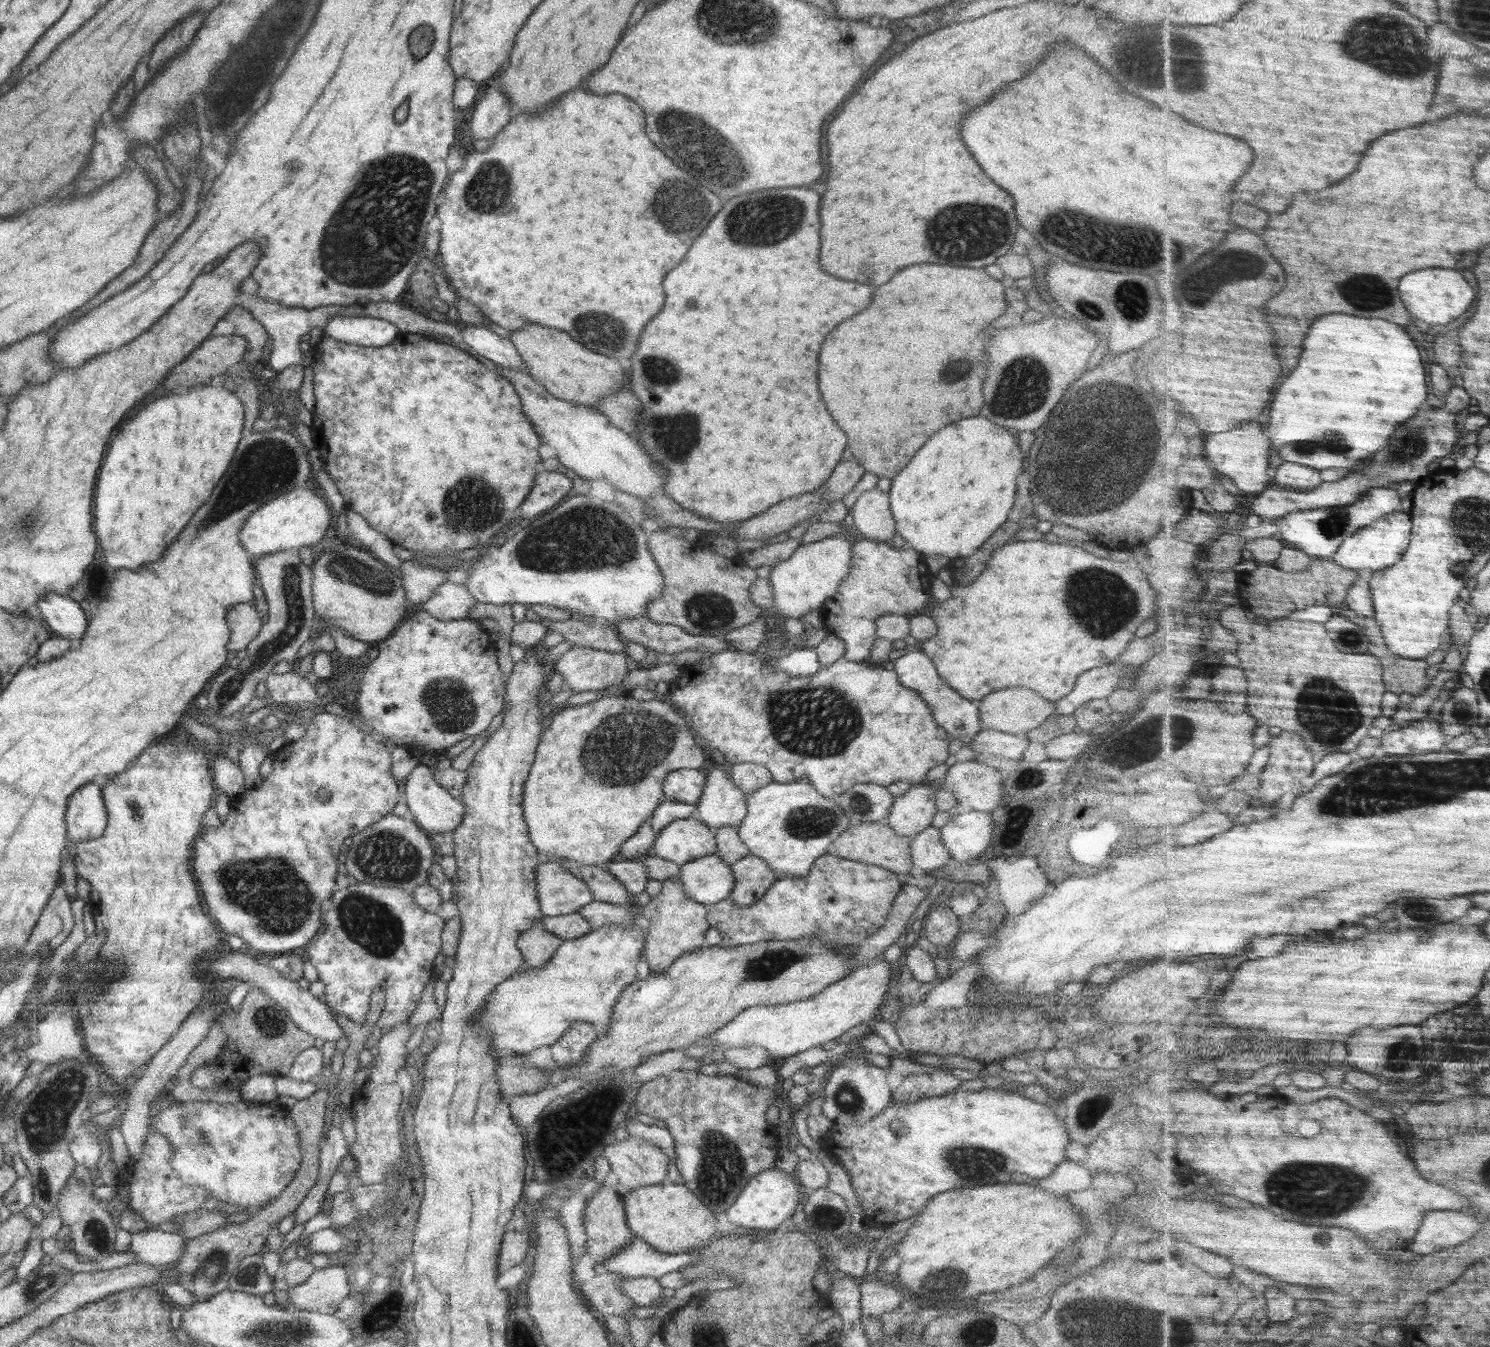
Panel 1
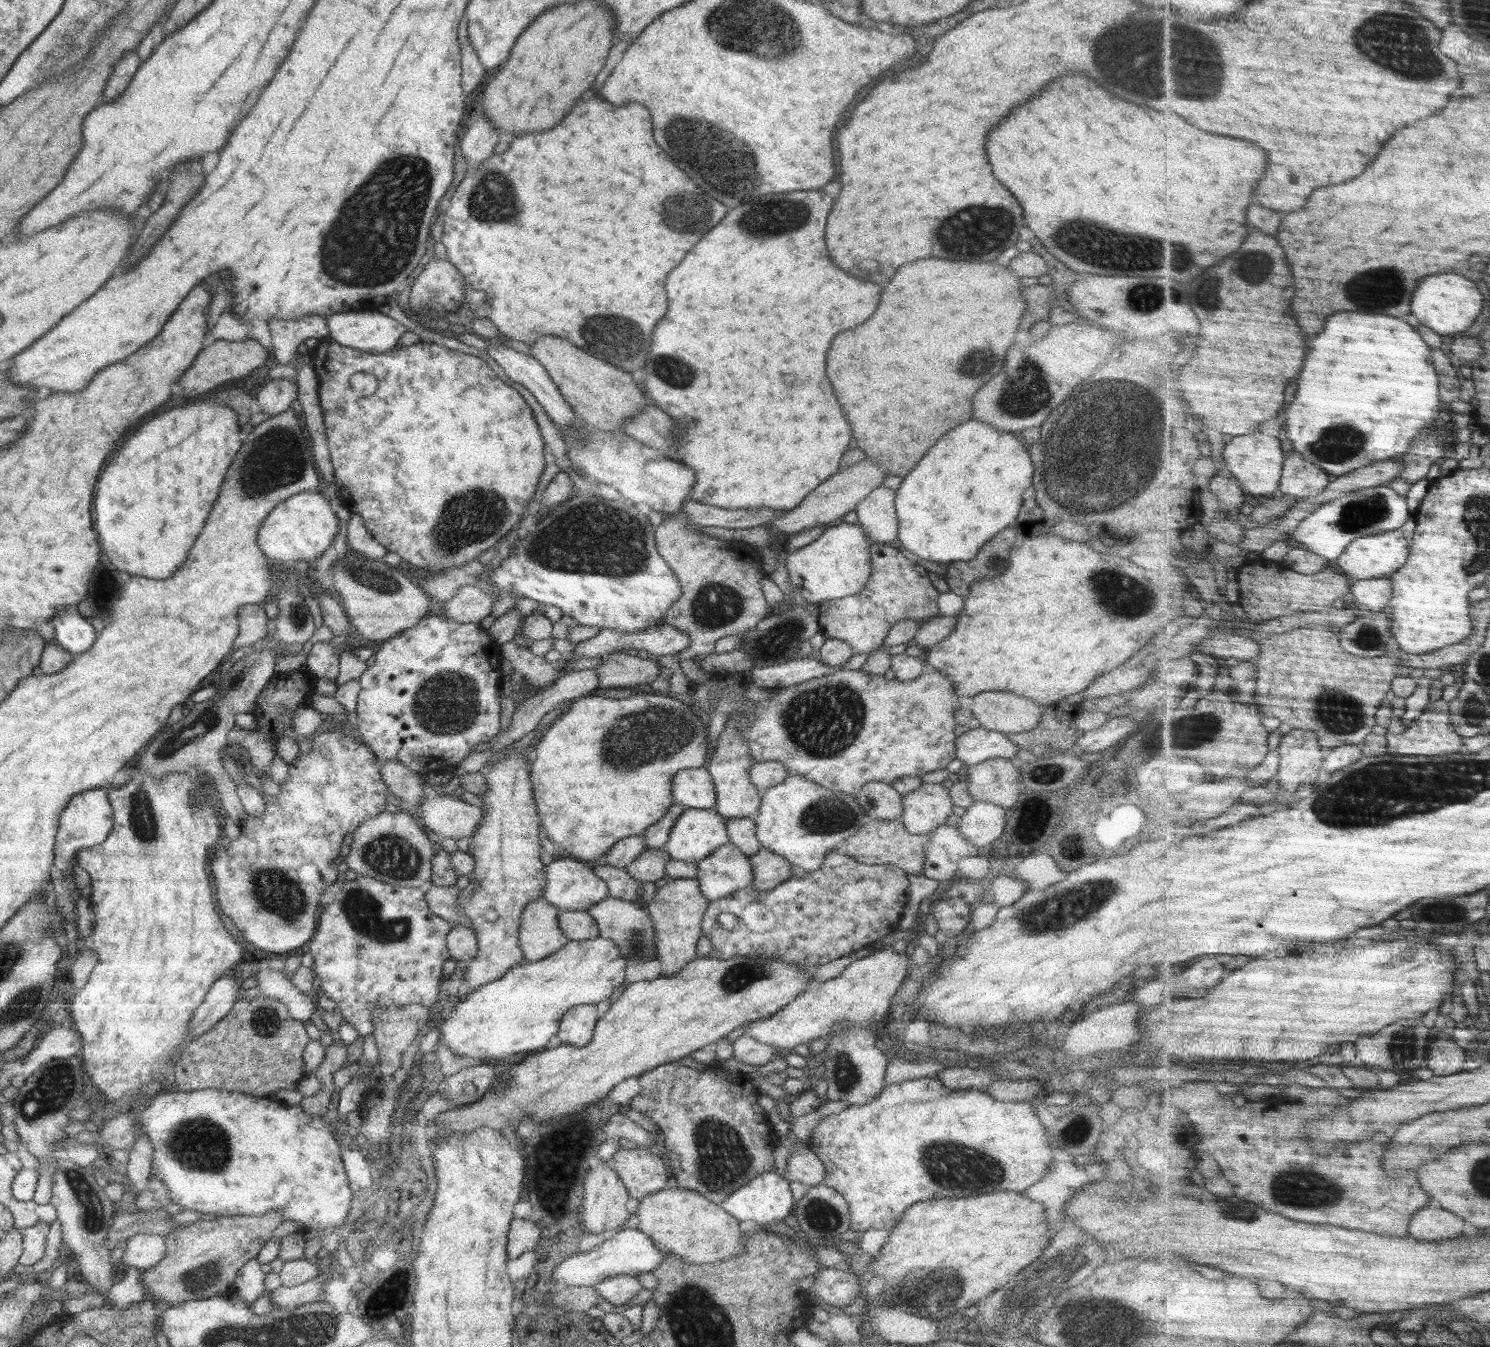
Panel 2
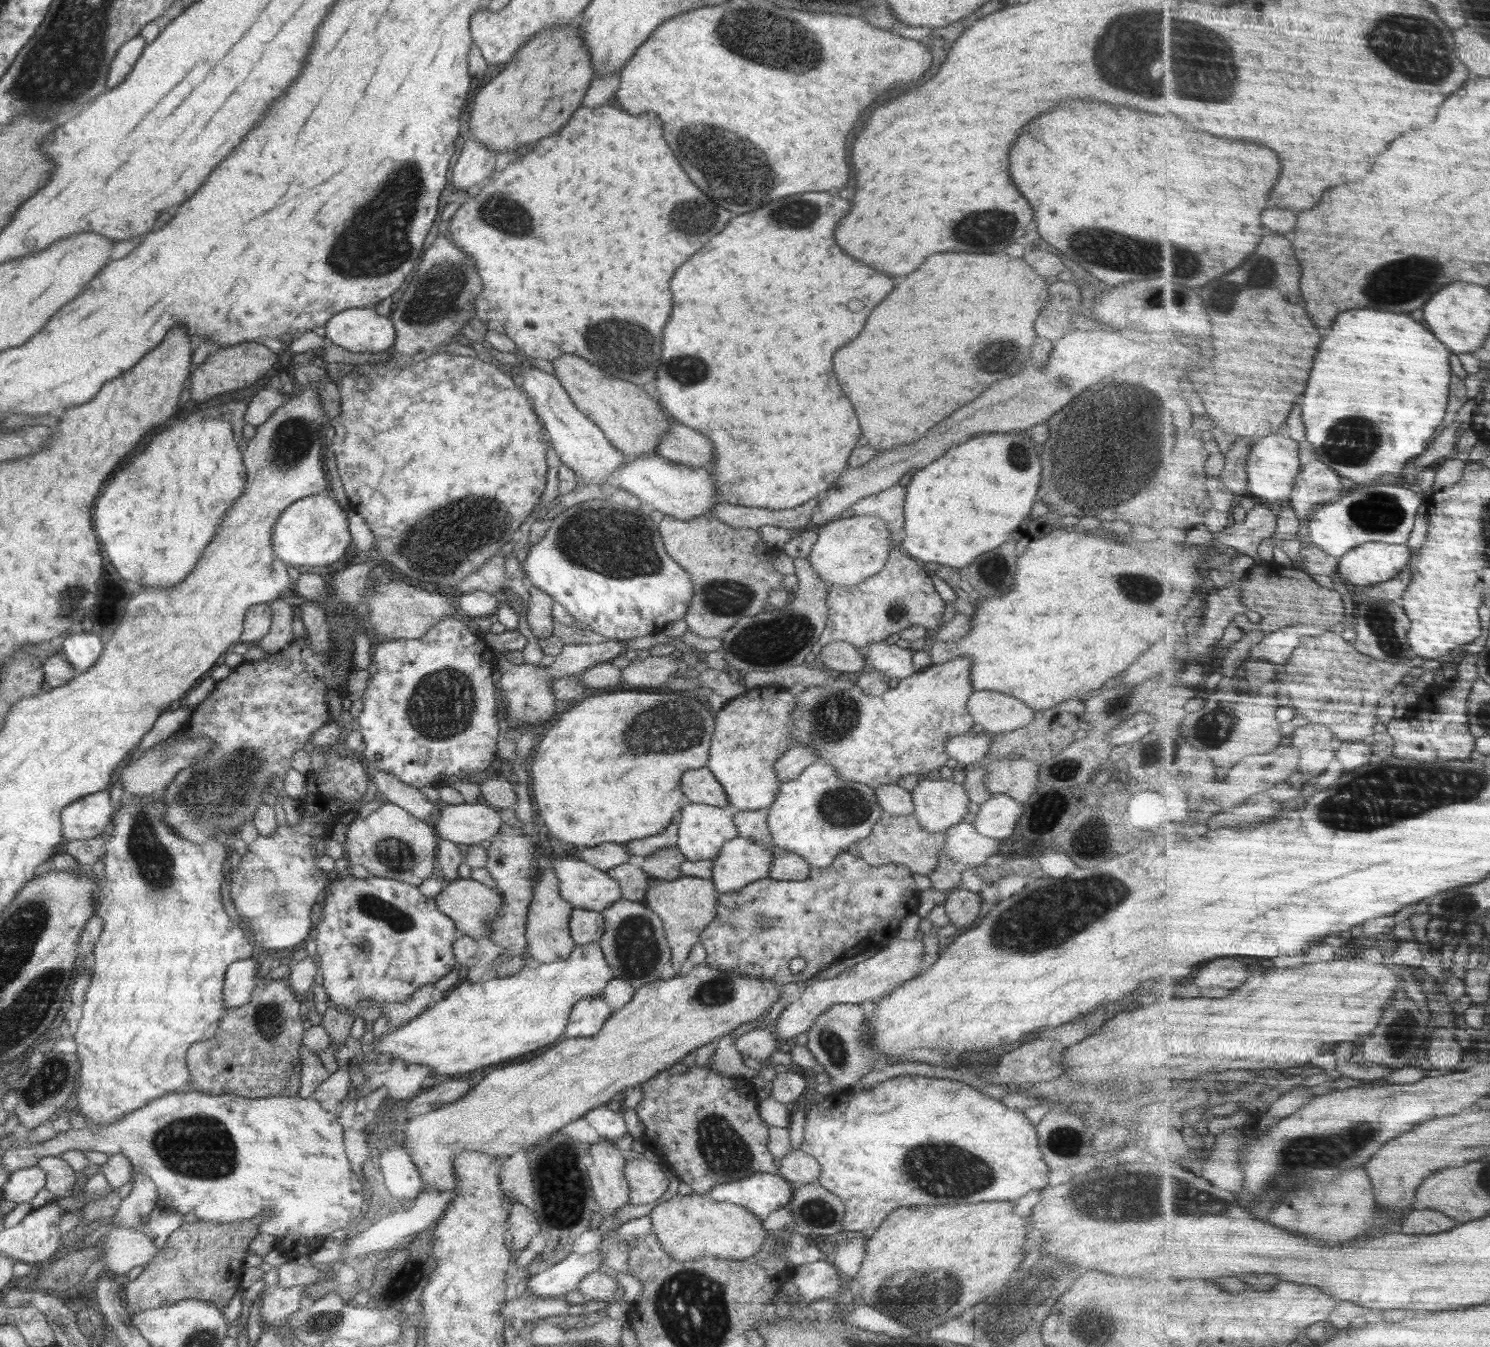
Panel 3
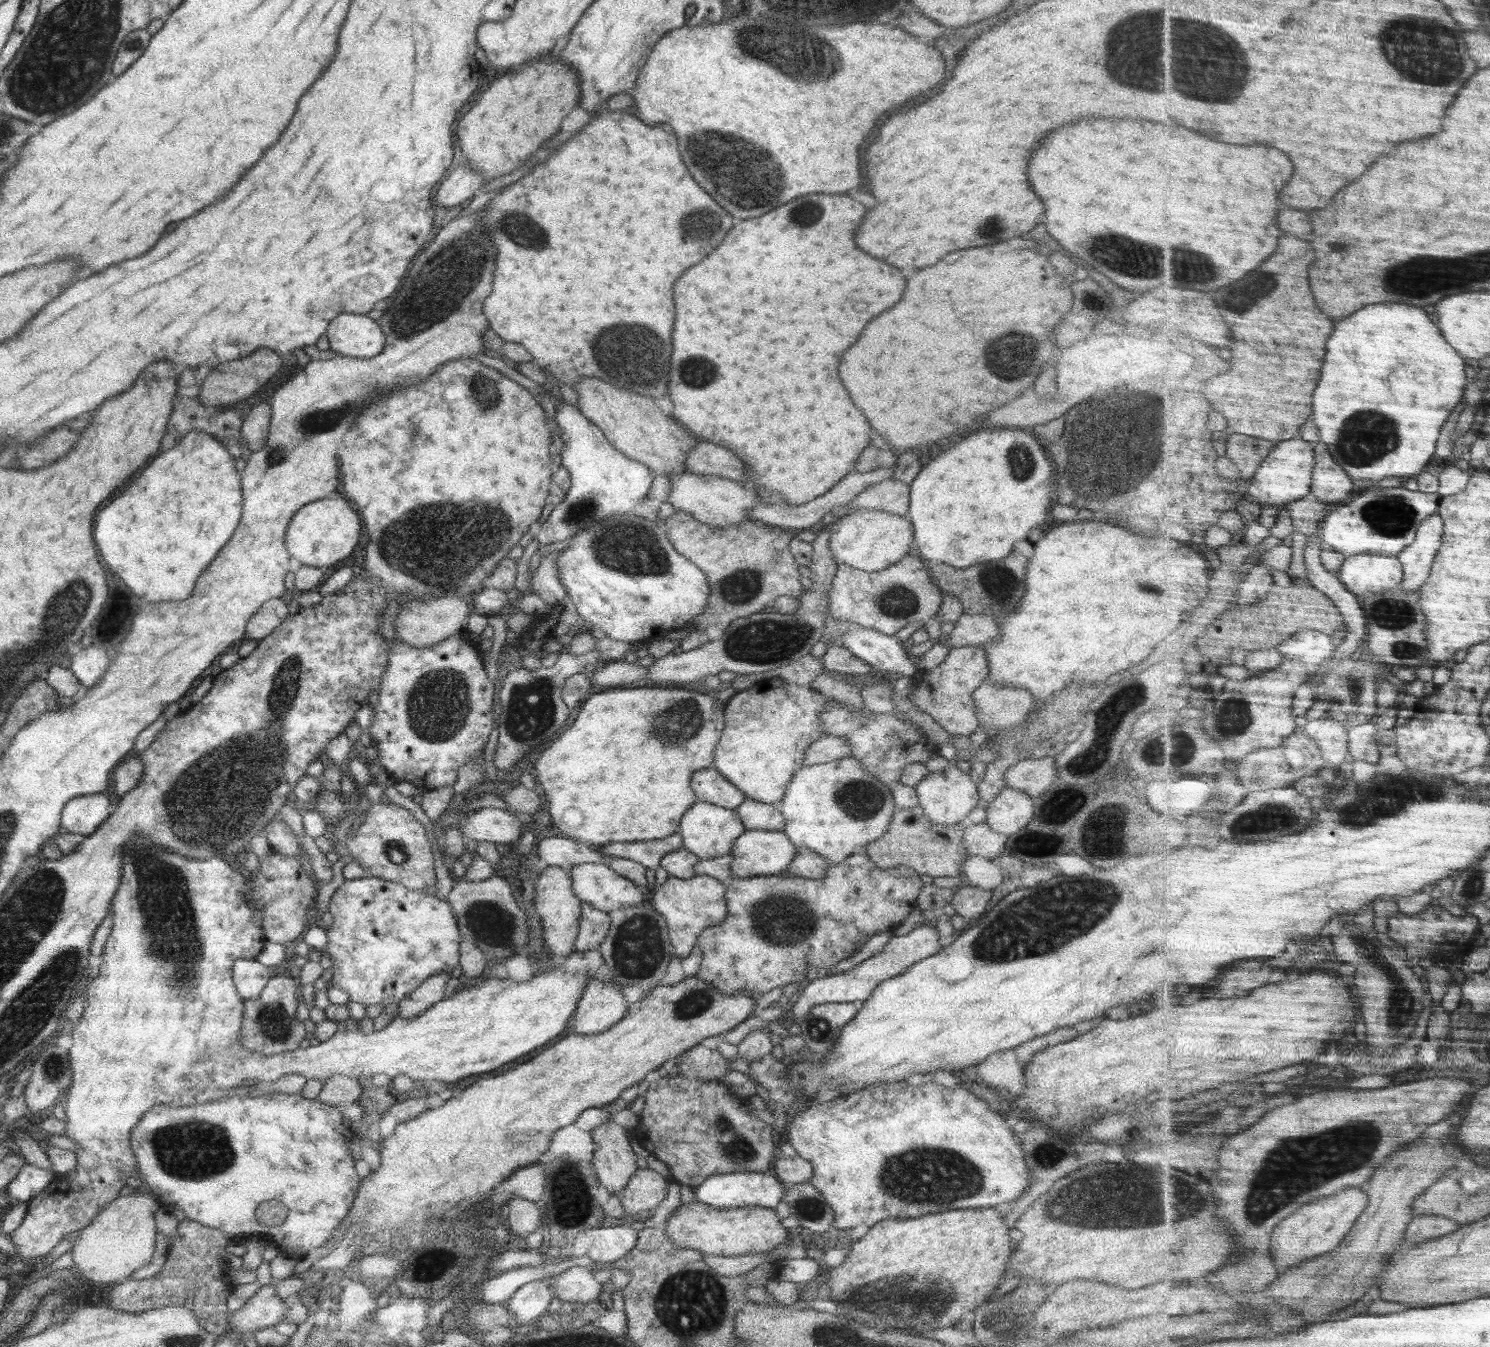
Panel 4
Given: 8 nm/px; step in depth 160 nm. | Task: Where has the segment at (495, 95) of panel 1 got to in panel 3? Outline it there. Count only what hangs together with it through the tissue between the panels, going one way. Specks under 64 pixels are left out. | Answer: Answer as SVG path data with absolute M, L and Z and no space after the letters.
M474 138L467 139L452 170L451 185L456 190L472 191L478 187L476 184L488 180L488 176L494 170L494 162L496 162L496 154L492 150L484 148Z

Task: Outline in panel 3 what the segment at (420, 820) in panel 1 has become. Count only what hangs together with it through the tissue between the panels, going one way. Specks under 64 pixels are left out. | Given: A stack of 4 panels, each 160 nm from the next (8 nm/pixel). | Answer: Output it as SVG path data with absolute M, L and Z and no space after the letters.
M448 804L440 812L436 826L433 826L438 837L458 844L478 845L482 841L491 841L500 833L504 823L496 808L485 804Z

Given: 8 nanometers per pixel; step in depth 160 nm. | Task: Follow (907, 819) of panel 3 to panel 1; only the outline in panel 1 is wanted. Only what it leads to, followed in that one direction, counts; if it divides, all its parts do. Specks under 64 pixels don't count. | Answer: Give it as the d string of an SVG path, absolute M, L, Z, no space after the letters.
M885 822L859 823L851 824L848 830L842 832L834 840L838 857L850 860L852 862L862 862L868 865L880 866L890 872L898 874L909 874L912 871L913 864L910 858L911 838L900 837Z

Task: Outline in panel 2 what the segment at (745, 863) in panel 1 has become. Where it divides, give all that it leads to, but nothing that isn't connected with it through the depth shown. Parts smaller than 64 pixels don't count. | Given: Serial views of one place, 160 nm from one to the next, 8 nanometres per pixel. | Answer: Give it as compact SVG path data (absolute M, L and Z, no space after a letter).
M764 847L750 857L750 868L754 876L752 887L757 891L772 890L781 882L794 877L790 872L791 865L788 860Z

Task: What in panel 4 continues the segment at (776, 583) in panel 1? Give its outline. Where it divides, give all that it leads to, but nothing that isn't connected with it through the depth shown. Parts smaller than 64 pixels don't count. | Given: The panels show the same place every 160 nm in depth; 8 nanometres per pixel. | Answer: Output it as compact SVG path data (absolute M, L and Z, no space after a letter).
M861 508L834 519L829 531L829 549L837 564L874 572L887 569L910 553L913 528L909 519L878 509Z

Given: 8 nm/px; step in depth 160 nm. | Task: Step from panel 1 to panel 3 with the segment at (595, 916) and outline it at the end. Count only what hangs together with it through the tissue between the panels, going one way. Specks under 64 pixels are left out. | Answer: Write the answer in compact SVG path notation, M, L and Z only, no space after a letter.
M622 898L601 913L605 918L605 926L599 945L606 962L615 971L613 978L620 980L642 978L646 982L660 979L663 966L671 960L671 949L661 918L648 907Z

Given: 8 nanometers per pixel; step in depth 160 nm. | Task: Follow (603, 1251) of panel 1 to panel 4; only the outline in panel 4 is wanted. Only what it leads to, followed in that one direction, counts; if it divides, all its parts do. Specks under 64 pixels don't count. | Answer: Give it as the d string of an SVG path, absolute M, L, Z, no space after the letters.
M613 1117L591 1130L595 1144L593 1170L600 1186L610 1194L620 1192L639 1169L627 1129L618 1125Z

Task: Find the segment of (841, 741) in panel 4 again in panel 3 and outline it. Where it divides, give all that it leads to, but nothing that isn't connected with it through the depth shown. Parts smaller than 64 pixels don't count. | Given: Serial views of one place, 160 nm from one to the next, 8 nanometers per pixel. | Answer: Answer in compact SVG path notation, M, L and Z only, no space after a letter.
M798 745L788 748L774 764L774 770L780 783L798 778L805 768L820 760L815 748L808 745Z

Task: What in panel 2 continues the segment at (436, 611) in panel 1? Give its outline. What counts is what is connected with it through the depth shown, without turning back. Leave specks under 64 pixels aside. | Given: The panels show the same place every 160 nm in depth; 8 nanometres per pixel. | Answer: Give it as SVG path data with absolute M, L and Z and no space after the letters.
M465 585L456 595L444 602L446 614L443 616L461 623L480 623L490 616L494 598L484 587Z

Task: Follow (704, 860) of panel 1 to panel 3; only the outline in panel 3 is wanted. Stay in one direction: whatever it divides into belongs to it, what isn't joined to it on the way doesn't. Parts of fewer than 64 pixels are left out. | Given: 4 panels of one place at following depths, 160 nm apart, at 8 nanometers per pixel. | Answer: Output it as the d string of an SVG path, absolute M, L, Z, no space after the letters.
M740 837L724 842L712 862L710 876L717 892L739 891L751 882L767 878L774 861L771 847L772 844L761 845Z

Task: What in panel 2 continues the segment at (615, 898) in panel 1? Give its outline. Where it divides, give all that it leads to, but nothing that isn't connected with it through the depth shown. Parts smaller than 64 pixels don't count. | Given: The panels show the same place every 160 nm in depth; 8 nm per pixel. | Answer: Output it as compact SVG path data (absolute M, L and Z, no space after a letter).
M611 865L594 866L592 872L608 885L608 894L620 900L632 902L638 898L638 890L642 887L626 870Z

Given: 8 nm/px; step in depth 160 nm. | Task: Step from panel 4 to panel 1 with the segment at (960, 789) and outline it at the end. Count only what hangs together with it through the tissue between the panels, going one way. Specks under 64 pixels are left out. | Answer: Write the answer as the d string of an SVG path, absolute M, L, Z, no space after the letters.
M928 783L911 785L893 804L885 823L900 837L914 839L922 830L932 825L937 814L934 787Z

